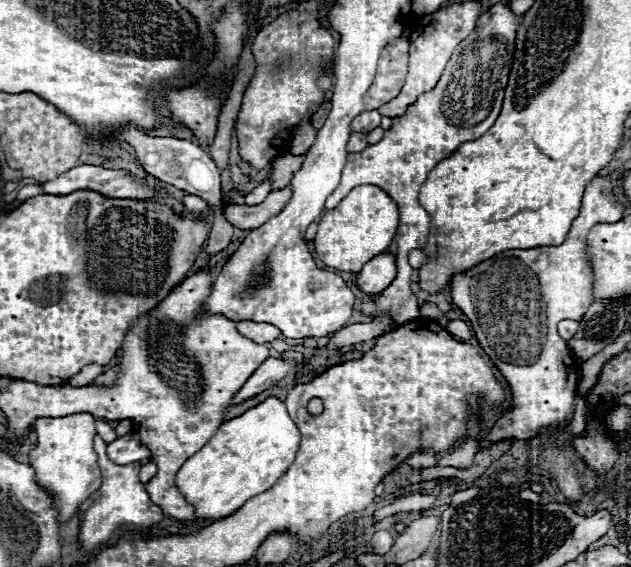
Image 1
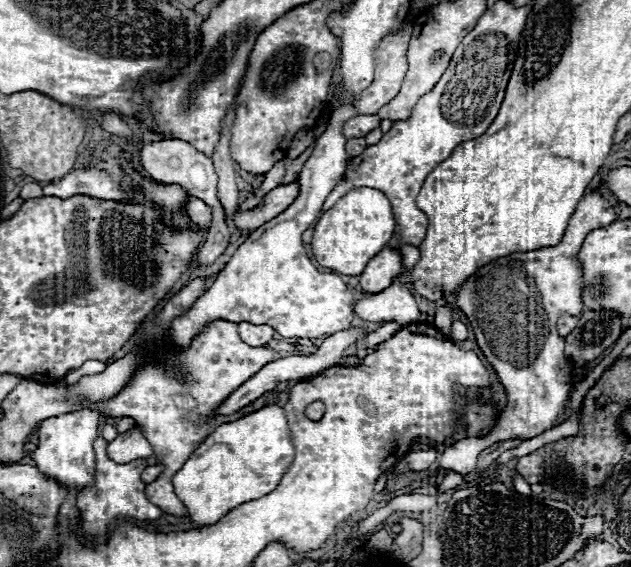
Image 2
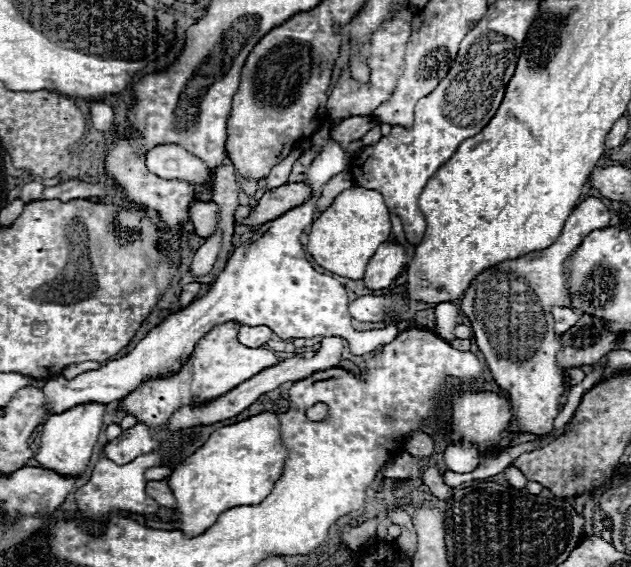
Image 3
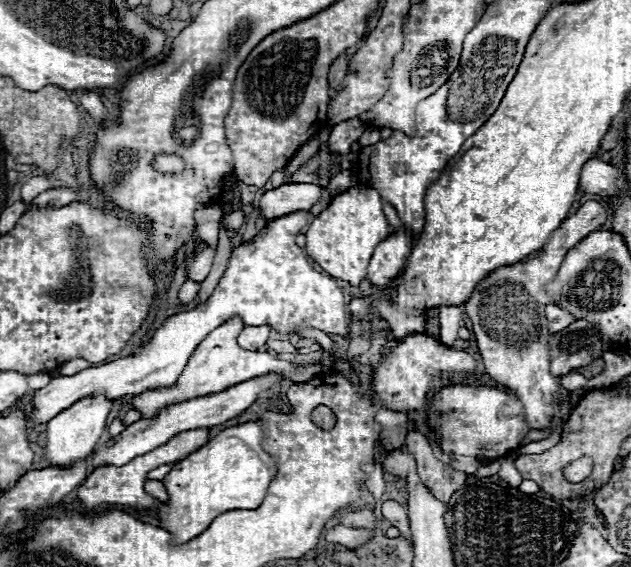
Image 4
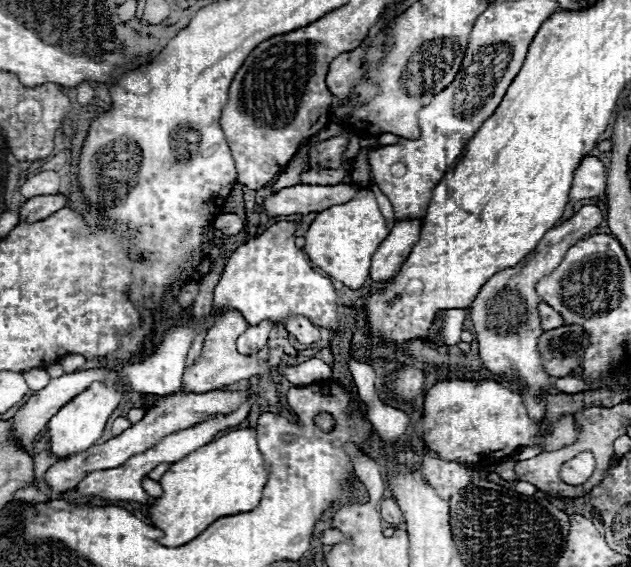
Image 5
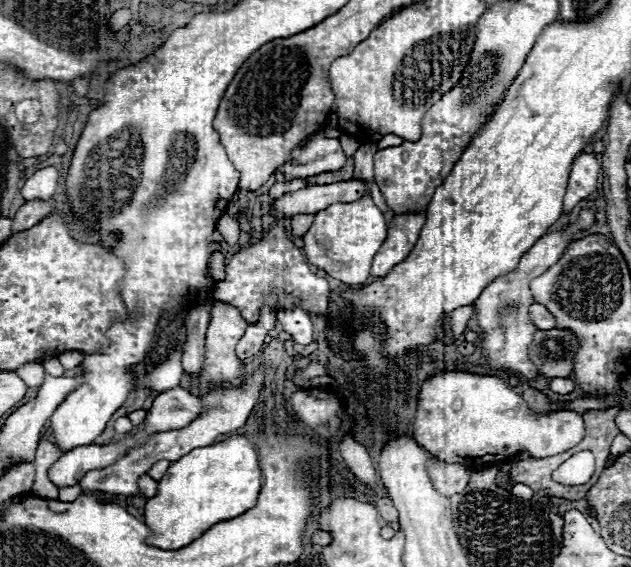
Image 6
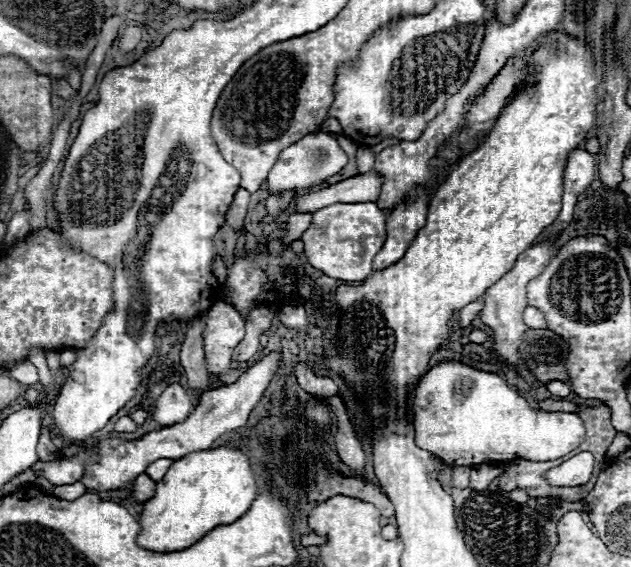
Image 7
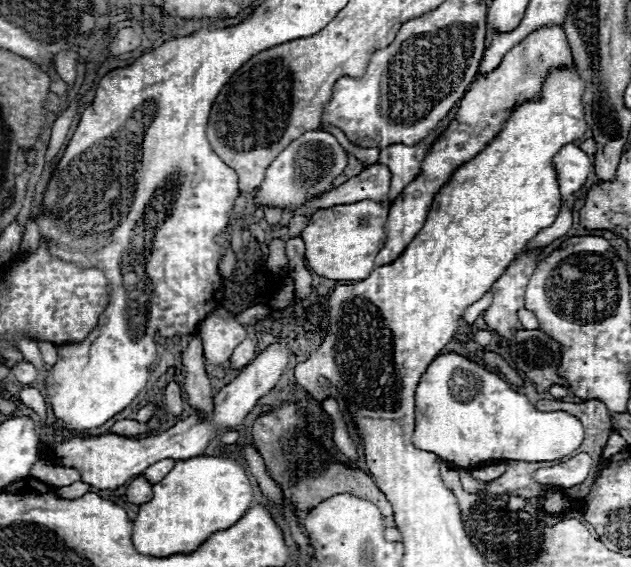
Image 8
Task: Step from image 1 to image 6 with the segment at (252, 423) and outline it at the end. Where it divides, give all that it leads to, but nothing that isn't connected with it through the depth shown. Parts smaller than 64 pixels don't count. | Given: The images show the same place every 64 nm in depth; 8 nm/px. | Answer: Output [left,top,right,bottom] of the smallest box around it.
[144,434,262,550]

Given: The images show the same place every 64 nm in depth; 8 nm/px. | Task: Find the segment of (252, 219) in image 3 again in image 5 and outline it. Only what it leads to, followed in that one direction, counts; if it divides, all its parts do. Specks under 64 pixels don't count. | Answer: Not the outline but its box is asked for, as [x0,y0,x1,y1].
[262,184,358,216]

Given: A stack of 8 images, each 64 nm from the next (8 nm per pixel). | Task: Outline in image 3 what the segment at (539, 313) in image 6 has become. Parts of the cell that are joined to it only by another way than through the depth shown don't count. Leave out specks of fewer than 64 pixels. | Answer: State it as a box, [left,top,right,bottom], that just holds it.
[552,308,580,334]

